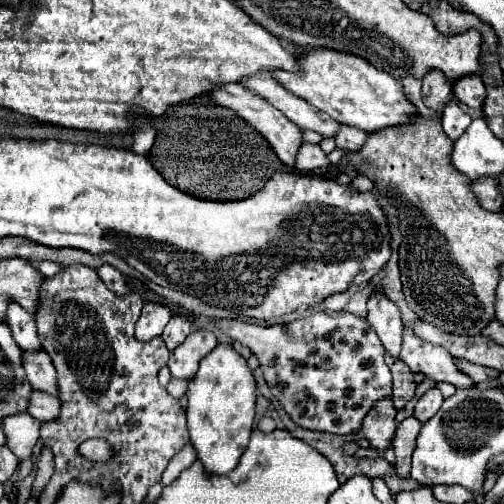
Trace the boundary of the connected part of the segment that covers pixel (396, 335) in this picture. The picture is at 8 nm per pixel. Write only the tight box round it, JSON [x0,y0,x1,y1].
[368,289,402,357]

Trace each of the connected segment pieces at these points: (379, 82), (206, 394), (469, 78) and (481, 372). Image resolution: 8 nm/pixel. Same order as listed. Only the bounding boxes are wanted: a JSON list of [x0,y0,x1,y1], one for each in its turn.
[[270,47,416,133],[186,343,256,475],[452,75,486,109],[454,359,498,383]]

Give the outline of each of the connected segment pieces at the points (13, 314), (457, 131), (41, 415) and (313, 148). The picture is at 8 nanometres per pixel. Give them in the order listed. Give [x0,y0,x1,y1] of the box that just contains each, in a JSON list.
[[6,301,42,351],[442,101,472,141],[28,389,60,421],[294,143,328,171]]

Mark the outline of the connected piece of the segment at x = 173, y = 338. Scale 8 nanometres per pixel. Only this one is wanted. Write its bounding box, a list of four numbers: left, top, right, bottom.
[162,315,192,349]

